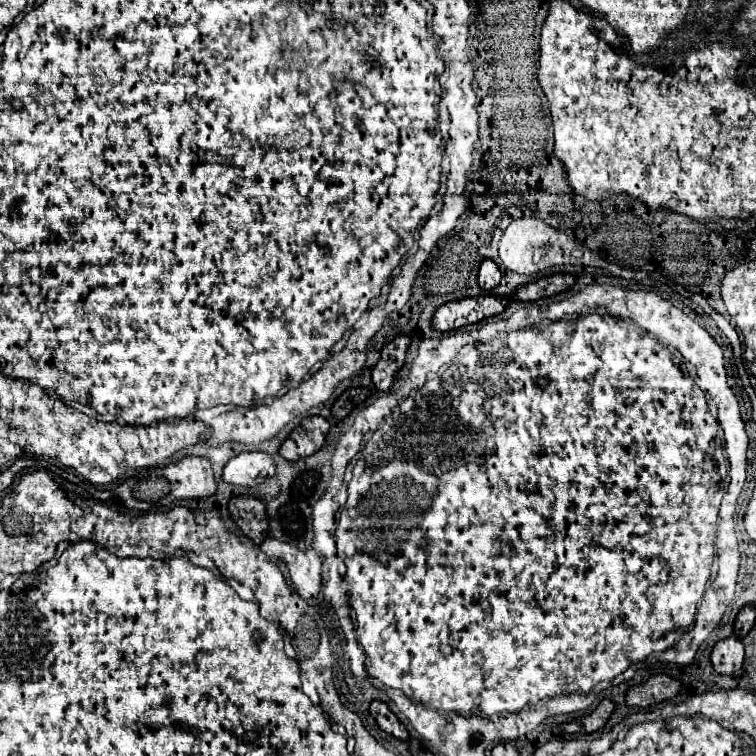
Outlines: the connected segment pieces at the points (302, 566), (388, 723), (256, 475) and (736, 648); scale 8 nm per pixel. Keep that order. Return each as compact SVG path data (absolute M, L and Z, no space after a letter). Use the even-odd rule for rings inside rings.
M313 551L299 553L293 565L289 565L289 575L303 599L309 599L321 591L321 559Z
M373 701L371 707L369 707L369 711L371 711L371 715L375 717L377 725L379 725L383 731L387 731L389 735L399 737L399 739L407 739L407 737L409 737L409 733L407 733L407 729L403 727L403 723L395 717L395 713L393 713L385 703Z
M241 453L223 469L223 481L231 485L255 487L275 475L275 461L267 453Z
M727 637L723 641L719 641L715 647L713 647L713 653L711 653L711 663L713 663L713 669L717 673L735 673L741 669L743 665L743 657L745 657L745 649L743 649L743 643L737 639L737 637Z

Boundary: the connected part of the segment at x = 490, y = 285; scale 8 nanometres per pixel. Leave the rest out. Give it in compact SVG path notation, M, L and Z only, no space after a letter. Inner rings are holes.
M485 259L481 263L481 269L479 269L479 287L483 291L491 291L499 283L501 283L501 271L499 271L497 263L493 263L491 259Z

